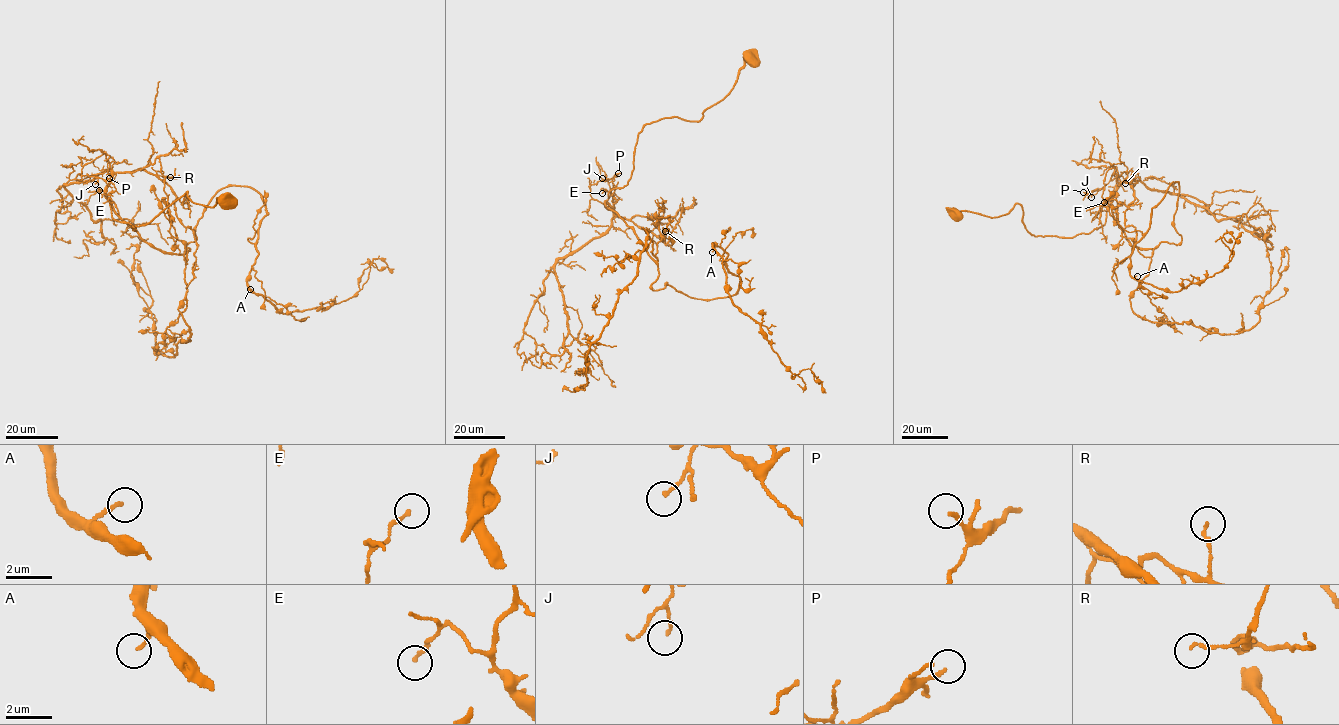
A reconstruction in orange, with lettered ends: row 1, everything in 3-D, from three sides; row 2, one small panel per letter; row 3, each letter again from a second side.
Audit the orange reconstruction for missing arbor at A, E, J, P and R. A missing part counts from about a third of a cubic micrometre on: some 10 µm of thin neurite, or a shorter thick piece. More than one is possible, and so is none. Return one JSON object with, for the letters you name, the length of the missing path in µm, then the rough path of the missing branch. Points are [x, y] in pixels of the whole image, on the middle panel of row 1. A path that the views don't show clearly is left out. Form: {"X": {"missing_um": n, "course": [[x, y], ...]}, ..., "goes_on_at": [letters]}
{"A": {"missing_um": 3}, "goes_on_at": ["A"]}

